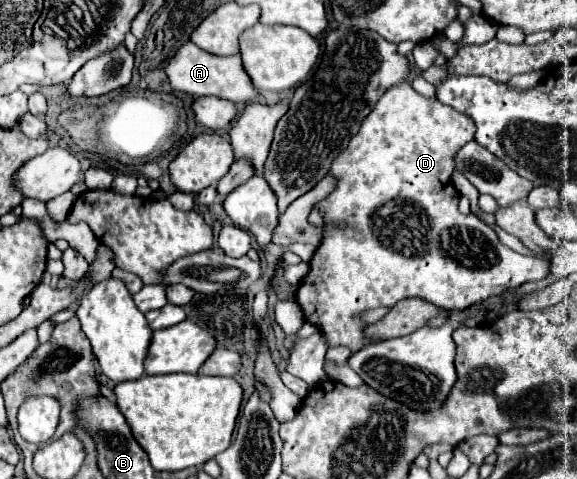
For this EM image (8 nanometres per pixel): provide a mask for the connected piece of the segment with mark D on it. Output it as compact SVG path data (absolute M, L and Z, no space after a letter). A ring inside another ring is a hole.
M404 80L402 84L396 84L392 88L388 88L384 92L384 96L380 98L380 102L374 106L372 114L368 114L368 118L364 118L362 126L360 126L360 132L350 140L348 148L344 152L340 152L340 156L332 162L330 166L330 176L336 178L336 188L322 200L318 202L314 208L322 214L324 218L324 236L322 236L322 242L320 246L316 248L312 260L310 260L310 272L308 276L300 282L298 290L296 290L296 302L304 314L304 320L310 322L312 326L316 326L326 344L332 348L332 346L346 346L350 348L352 352L360 350L365 345L369 344L370 341L366 339L364 328L366 324L360 320L360 314L366 312L366 310L372 310L372 308L378 308L378 306L394 306L398 300L402 298L412 298L412 296L418 296L418 298L424 298L444 310L454 310L454 308L468 308L480 300L486 300L488 296L494 296L494 294L502 294L506 292L508 288L516 288L524 282L534 282L534 280L542 280L550 274L550 264L548 260L542 260L542 258L530 258L530 256L522 256L514 250L510 250L508 246L504 246L496 232L486 226L482 220L478 220L474 214L460 214L458 212L458 192L450 180L452 176L452 158L456 154L456 150L460 146L464 146L468 140L474 138L474 132L476 132L476 126L472 122L472 118L468 118L466 114L460 114L458 110L454 110L452 106L446 106L442 104L438 98L428 98L428 96L422 96L418 94L412 84L408 80Z

